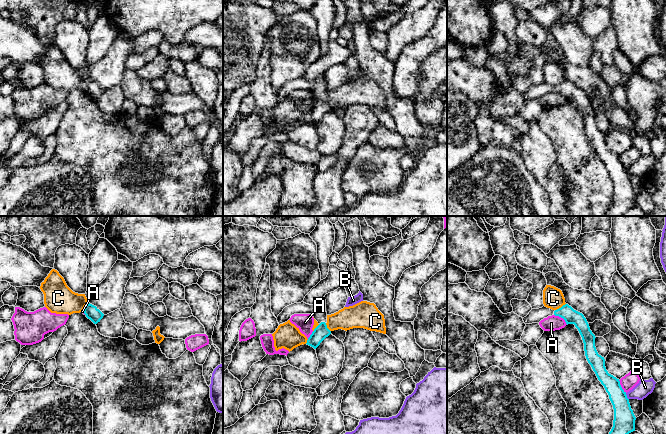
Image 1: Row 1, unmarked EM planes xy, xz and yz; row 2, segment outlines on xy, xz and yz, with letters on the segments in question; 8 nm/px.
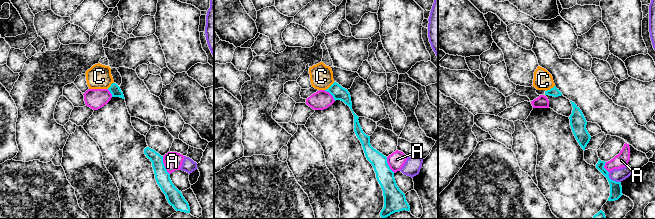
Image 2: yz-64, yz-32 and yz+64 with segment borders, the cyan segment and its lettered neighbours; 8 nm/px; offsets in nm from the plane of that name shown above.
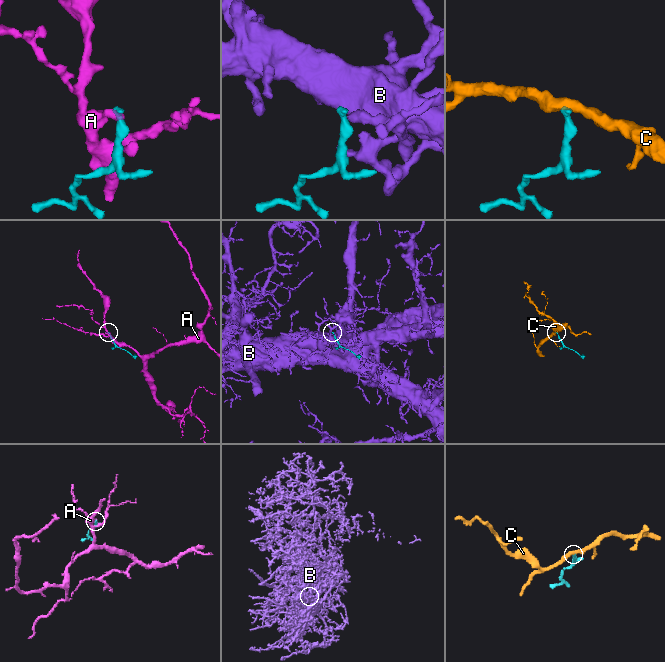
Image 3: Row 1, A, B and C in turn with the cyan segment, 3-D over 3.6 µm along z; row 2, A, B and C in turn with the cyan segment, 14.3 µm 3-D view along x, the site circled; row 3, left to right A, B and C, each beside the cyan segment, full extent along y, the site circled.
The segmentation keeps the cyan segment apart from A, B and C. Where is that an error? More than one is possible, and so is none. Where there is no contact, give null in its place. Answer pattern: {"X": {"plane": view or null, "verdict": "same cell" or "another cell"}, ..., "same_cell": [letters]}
{"A": {"plane": "yz", "verdict": "another cell"}, "B": {"plane": "yz", "verdict": "another cell"}, "C": {"plane": "yz", "verdict": "another cell"}, "same_cell": []}

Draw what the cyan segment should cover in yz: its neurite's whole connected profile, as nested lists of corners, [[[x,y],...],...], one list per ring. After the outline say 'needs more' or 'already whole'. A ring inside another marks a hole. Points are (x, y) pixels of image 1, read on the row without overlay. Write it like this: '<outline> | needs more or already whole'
[[[568,80],[555,86],[554,91],[563,94],[567,101],[574,100],[578,105],[584,119],[586,135],[609,171],[614,185],[614,196],[613,203],[605,216],[622,216],[626,211],[635,207],[636,193],[619,155],[606,146],[605,135],[596,126],[596,113],[590,106],[586,94]]] | already whole

